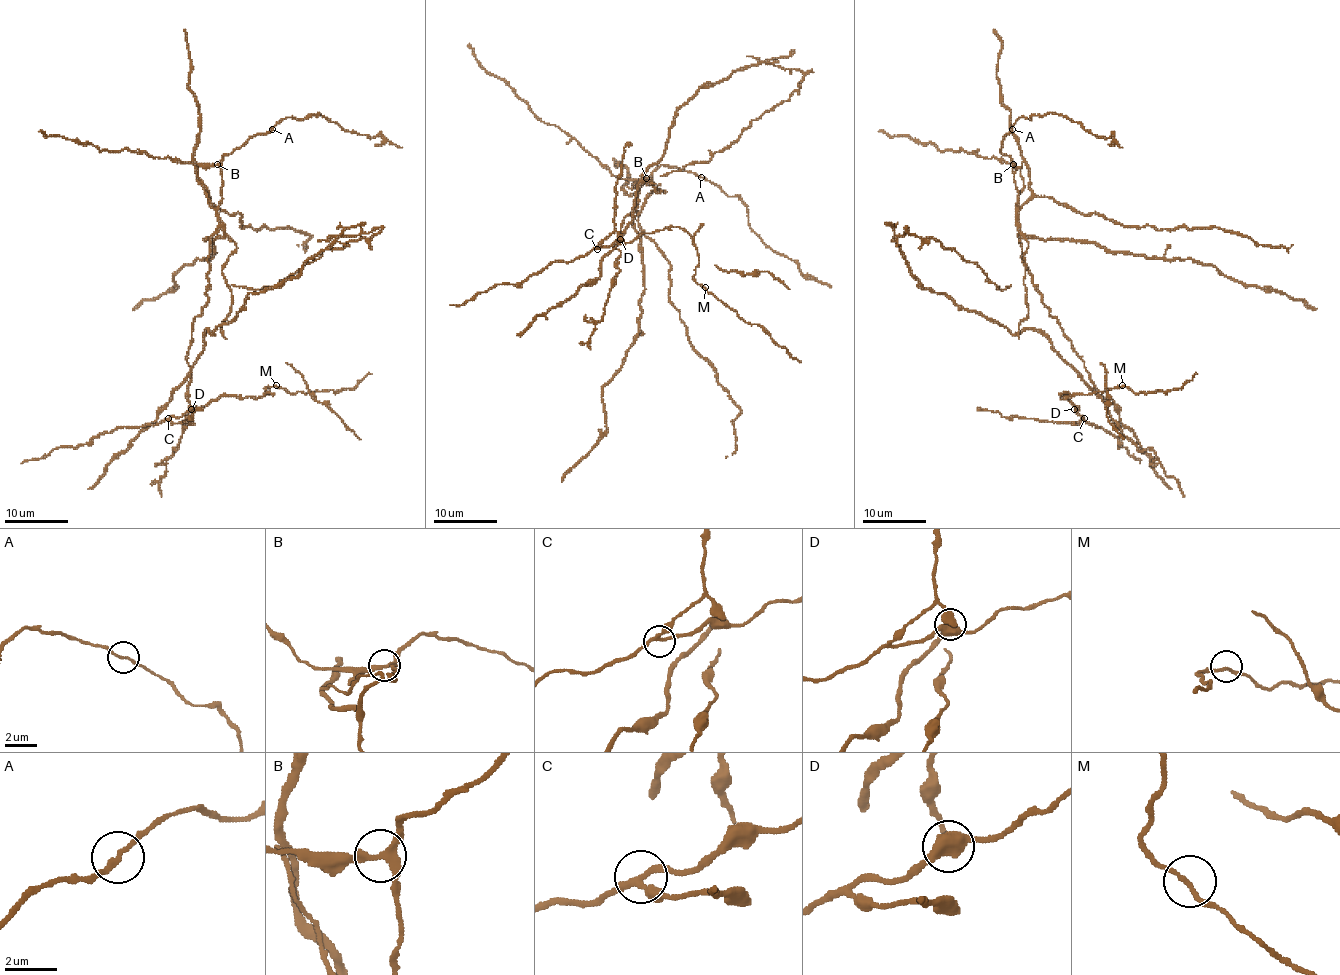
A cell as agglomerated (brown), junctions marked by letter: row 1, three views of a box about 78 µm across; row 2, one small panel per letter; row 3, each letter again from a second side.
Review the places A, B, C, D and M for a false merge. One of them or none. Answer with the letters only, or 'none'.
B

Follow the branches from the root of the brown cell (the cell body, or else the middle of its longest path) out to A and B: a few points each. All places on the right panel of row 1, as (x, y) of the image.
A: (1025, 265), (1023, 253), (1028, 243), (1020, 232), (1019, 190), (1012, 160), (999, 150), (1001, 141), (1012, 128)
B: (1025, 265), (1023, 253), (1028, 243), (1020, 232), (1019, 190), (1012, 165)

